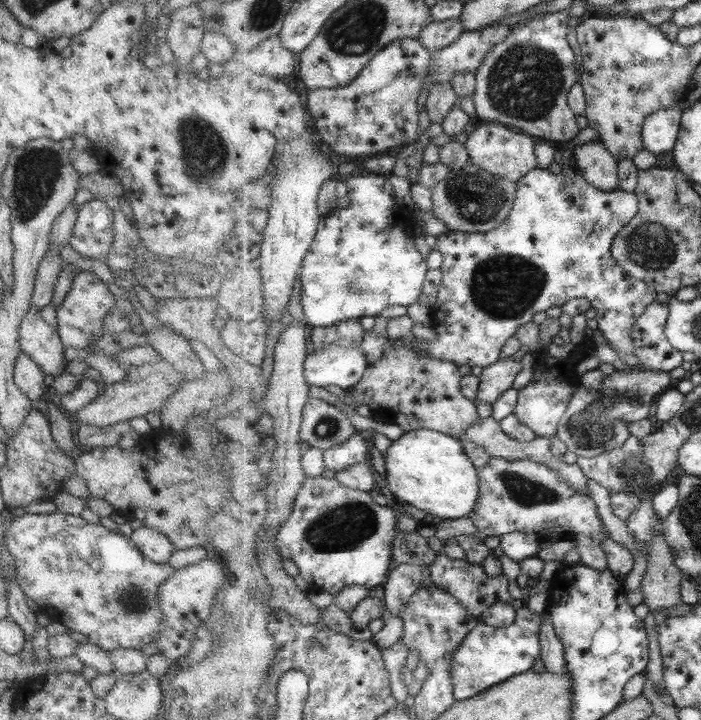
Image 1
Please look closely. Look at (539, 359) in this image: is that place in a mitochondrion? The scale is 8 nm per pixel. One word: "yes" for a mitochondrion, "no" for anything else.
no

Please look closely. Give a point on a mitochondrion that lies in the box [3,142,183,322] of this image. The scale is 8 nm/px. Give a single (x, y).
(36, 173)

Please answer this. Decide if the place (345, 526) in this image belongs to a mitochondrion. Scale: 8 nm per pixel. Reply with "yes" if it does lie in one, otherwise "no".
yes

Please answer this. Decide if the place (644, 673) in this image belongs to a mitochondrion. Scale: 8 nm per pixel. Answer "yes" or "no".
no

